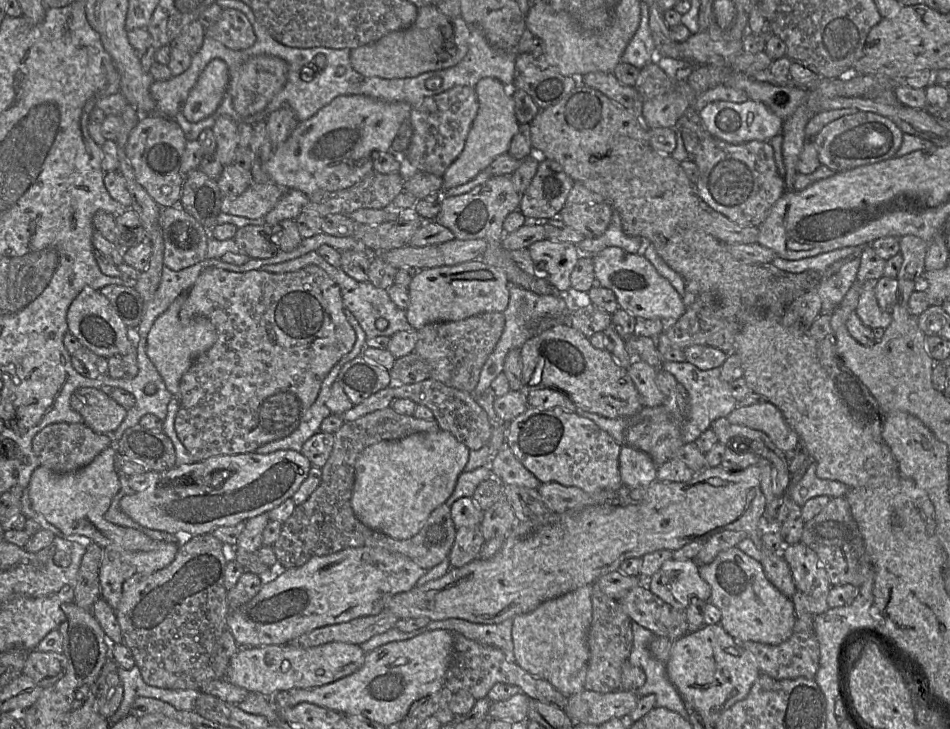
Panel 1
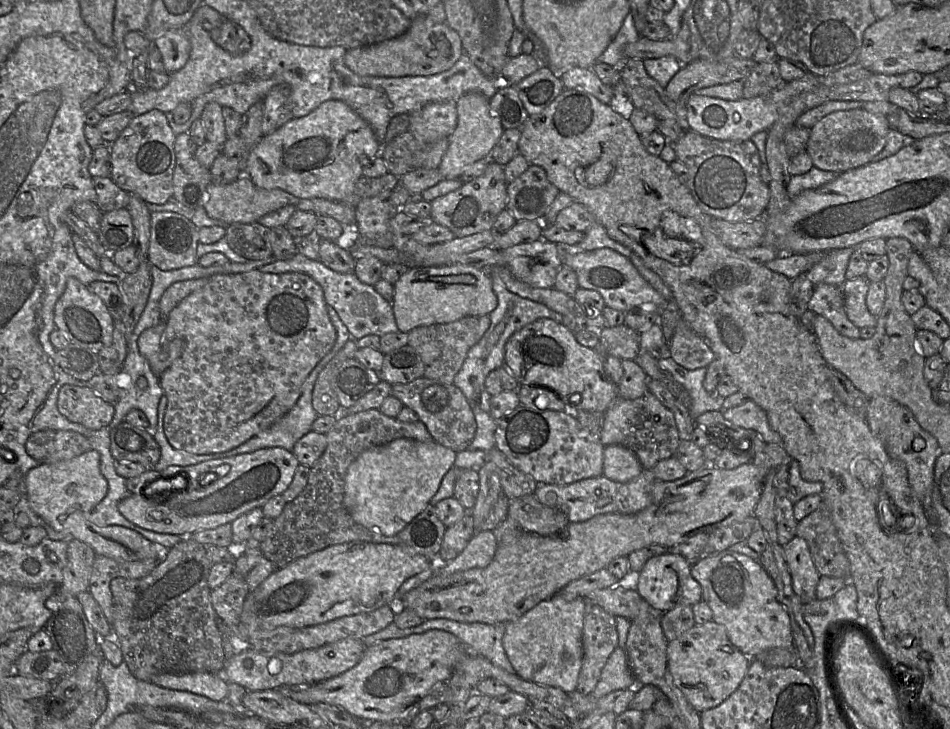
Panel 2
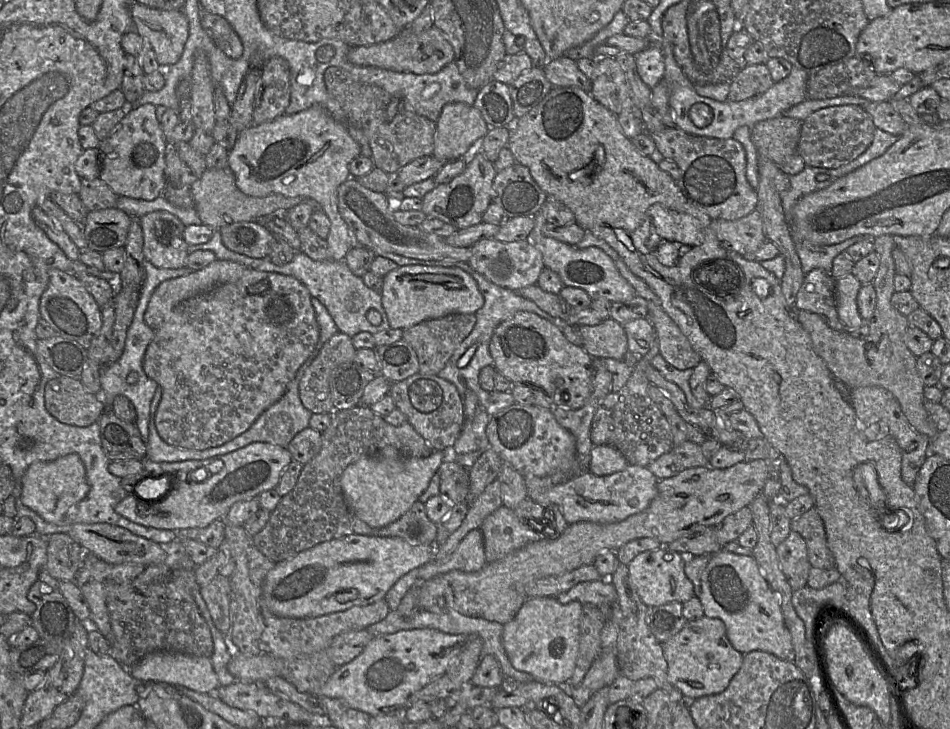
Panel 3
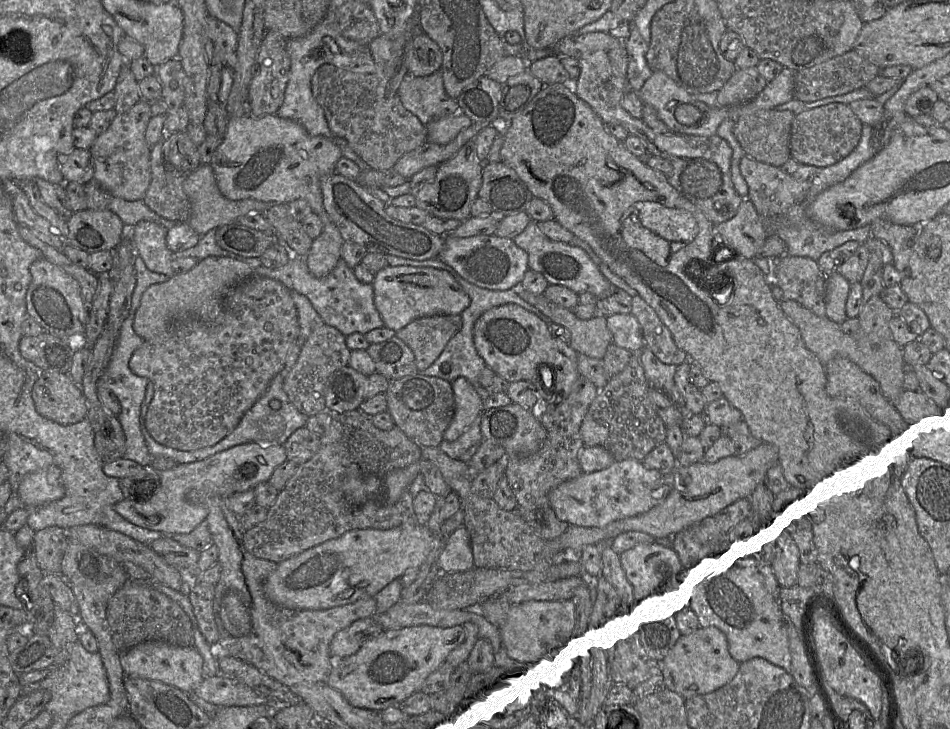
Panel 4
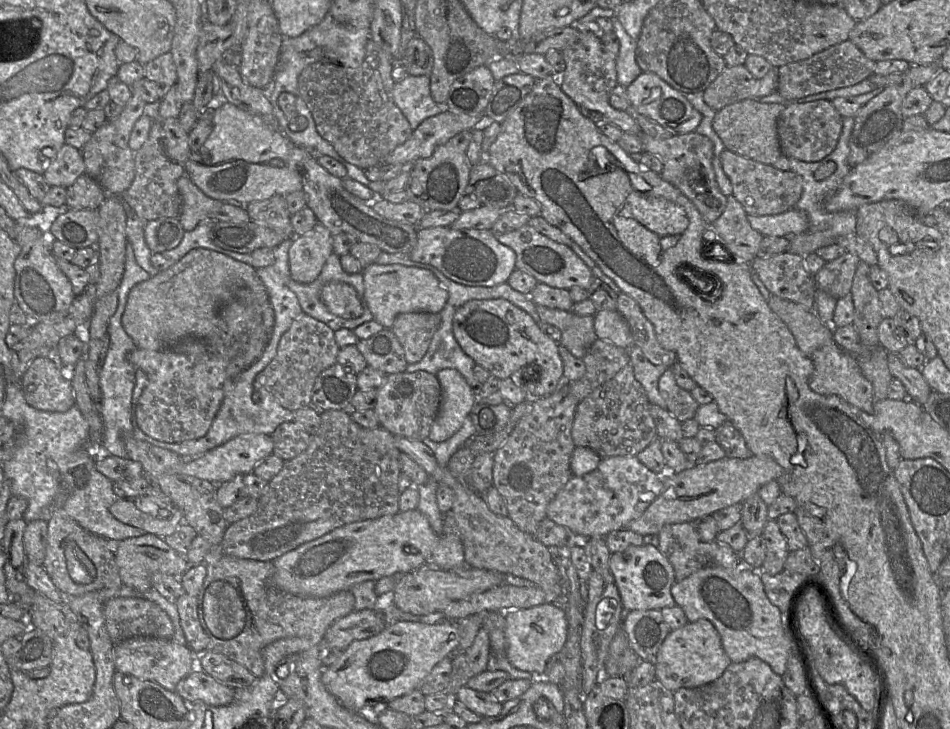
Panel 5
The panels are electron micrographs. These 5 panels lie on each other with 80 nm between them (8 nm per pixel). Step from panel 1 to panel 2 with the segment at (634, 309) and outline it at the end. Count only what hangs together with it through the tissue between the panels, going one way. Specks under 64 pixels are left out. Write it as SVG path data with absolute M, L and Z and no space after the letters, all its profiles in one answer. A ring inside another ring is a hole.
M562 248L562 259L563 266L568 266L575 271L579 288L598 292L608 307L628 312L646 304L652 304L657 309L661 309L667 303L665 297L641 276L629 257L612 249L581 251L574 248Z

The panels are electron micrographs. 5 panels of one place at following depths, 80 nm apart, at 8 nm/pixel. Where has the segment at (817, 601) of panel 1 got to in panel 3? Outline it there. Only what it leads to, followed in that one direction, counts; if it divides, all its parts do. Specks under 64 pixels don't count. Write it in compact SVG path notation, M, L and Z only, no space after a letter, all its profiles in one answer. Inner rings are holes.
M792 530L788 537L776 547L780 567L793 592L807 586L811 564L807 545L799 533Z

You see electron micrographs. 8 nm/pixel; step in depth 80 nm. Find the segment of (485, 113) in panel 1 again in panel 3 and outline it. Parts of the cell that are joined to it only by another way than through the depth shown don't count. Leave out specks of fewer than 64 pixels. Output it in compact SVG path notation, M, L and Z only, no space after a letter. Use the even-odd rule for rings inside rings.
M462 102L446 104L435 121L433 156L445 162L462 158L471 147L478 146L482 138L487 134L489 127L483 119L480 111L473 105Z

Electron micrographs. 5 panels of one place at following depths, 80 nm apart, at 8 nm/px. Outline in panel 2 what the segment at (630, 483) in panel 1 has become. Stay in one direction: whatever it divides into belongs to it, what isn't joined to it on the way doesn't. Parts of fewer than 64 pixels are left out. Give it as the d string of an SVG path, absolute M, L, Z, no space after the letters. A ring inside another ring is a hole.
M605 446L603 454L603 476L616 482L629 482L643 471L636 455L629 449Z

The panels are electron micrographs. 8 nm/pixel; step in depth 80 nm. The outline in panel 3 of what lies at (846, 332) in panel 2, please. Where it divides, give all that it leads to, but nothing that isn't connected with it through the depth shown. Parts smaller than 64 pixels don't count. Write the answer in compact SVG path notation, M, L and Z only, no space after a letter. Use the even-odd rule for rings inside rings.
M813 269L805 274L796 296L795 310L818 314L831 328L847 330L837 312L835 279L823 270Z

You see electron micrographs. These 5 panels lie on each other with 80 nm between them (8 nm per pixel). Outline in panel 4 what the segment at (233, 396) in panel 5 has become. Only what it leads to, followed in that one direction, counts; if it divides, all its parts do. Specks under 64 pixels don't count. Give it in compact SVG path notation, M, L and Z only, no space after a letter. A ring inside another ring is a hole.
M283 369L272 379L268 389L260 397L260 399L243 415L236 428L213 446L191 451L181 451L167 447L155 441L147 432L143 422L141 422L141 430L150 454L152 457L170 458L177 464L184 464L206 459L216 453L245 443L256 442L262 445L283 445L294 431L305 427L308 418L308 416L298 411L297 408L290 402L283 389L283 378L285 377L286 372L287 369Z

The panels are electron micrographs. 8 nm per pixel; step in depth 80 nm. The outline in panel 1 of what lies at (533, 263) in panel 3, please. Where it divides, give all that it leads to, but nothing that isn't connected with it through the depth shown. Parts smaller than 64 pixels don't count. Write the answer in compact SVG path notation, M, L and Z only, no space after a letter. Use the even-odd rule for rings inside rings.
M545 239L530 245L527 250L536 268L547 273L554 288L561 292L571 288L571 273L581 257L576 245Z

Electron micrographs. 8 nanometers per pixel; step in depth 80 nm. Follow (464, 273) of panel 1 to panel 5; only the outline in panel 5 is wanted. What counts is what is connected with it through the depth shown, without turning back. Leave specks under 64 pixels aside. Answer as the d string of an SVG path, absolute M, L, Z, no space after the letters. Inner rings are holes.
M372 264L363 269L364 298L374 319L391 329L396 317L403 313L426 312L439 314L446 306L447 291L429 270L403 265Z

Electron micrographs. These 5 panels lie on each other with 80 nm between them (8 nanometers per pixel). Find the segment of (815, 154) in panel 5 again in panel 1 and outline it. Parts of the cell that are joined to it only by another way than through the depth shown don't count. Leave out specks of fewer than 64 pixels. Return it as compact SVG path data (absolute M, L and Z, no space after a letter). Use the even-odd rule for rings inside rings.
M857 111L830 122L815 137L808 139L815 146L821 165L843 172L895 157L903 136L902 130L890 119L872 112Z

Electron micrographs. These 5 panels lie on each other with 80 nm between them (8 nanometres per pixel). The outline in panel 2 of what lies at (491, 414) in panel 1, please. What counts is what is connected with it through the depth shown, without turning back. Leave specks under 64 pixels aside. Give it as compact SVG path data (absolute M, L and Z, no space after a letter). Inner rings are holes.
M492 275L491 280L498 304L488 315L490 318L490 326L482 339L470 349L462 368L453 381L453 384L463 392L470 406L472 405L473 399L475 399L480 409L486 413L490 413L492 396L485 389L485 379L490 372L504 365L505 346L510 337L526 325L538 319L551 319L560 323L563 318L561 314L549 309L544 304L522 298L510 292L497 276Z

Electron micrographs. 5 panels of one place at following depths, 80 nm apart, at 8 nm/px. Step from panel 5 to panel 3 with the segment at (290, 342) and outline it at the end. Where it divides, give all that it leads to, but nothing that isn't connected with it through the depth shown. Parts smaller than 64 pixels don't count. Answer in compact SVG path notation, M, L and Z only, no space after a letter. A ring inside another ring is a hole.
M337 332L319 349L299 381L299 397L312 414L332 413L329 378L340 365L353 362L356 349L351 337Z

